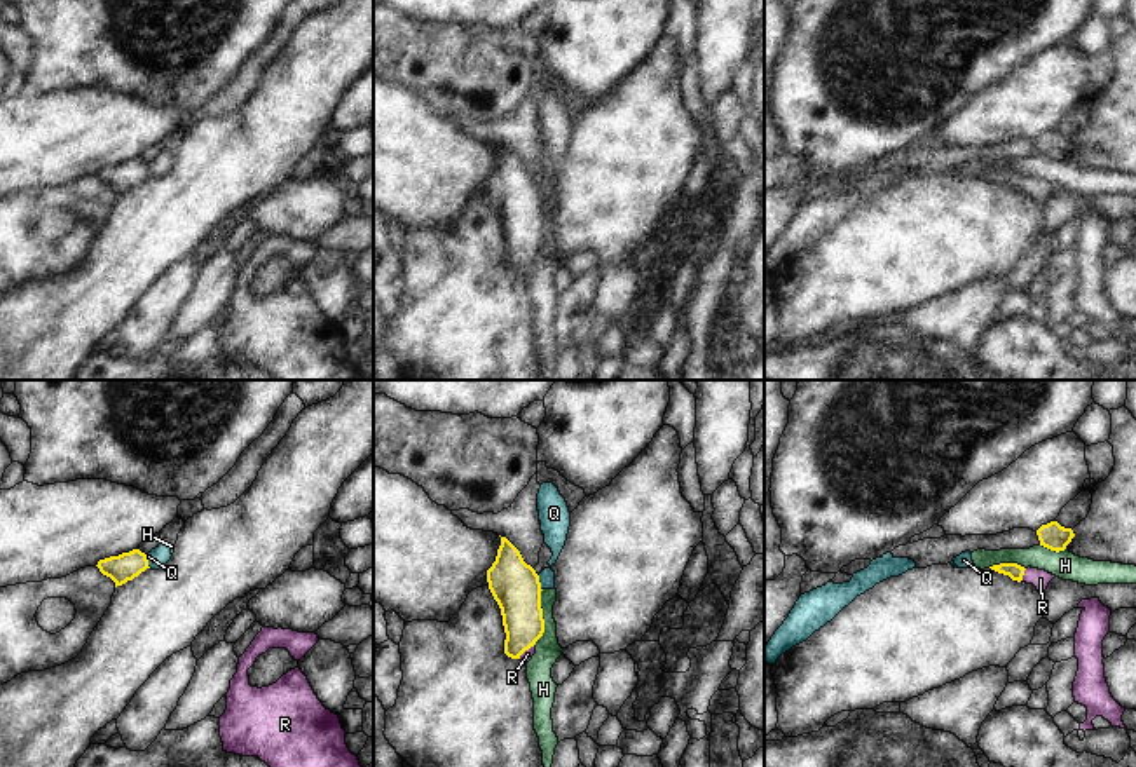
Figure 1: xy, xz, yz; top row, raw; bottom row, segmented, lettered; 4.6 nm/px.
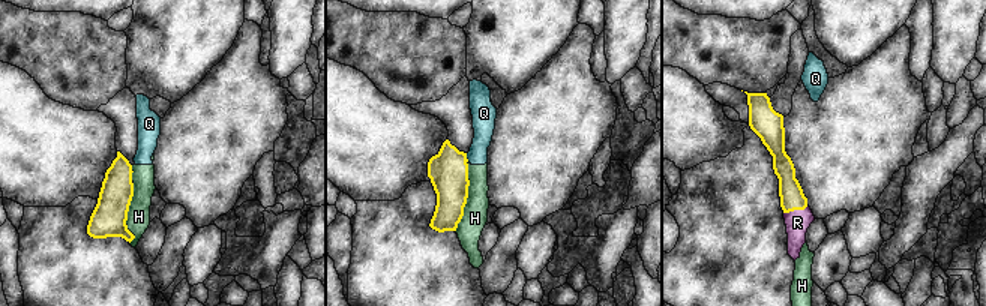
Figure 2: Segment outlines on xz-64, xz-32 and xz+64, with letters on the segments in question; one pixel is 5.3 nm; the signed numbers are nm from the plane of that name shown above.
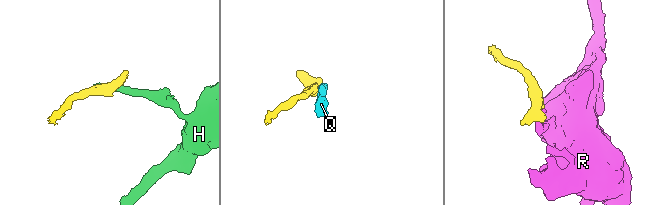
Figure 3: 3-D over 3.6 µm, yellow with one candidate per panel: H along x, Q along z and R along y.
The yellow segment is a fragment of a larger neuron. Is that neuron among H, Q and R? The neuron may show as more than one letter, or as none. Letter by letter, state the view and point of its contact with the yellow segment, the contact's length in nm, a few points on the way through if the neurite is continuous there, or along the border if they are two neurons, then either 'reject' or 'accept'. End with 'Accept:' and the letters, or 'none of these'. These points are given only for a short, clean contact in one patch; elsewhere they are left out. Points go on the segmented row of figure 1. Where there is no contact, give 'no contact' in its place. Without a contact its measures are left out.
H: meets yellow in xz at (541, 617); contact 260 nm long; border along xz (543, 590), (543, 635), (533, 645); reject
Q: meets yellow in xz at (540, 583); contact 70 nm long; border along xz (538, 576), (541, 590); reject
R: meets yellow in yz at (1023, 574); contact 70 nm long; runs through yz (1014, 570), (1023, 574), (1040, 579); accept
Accept: R

